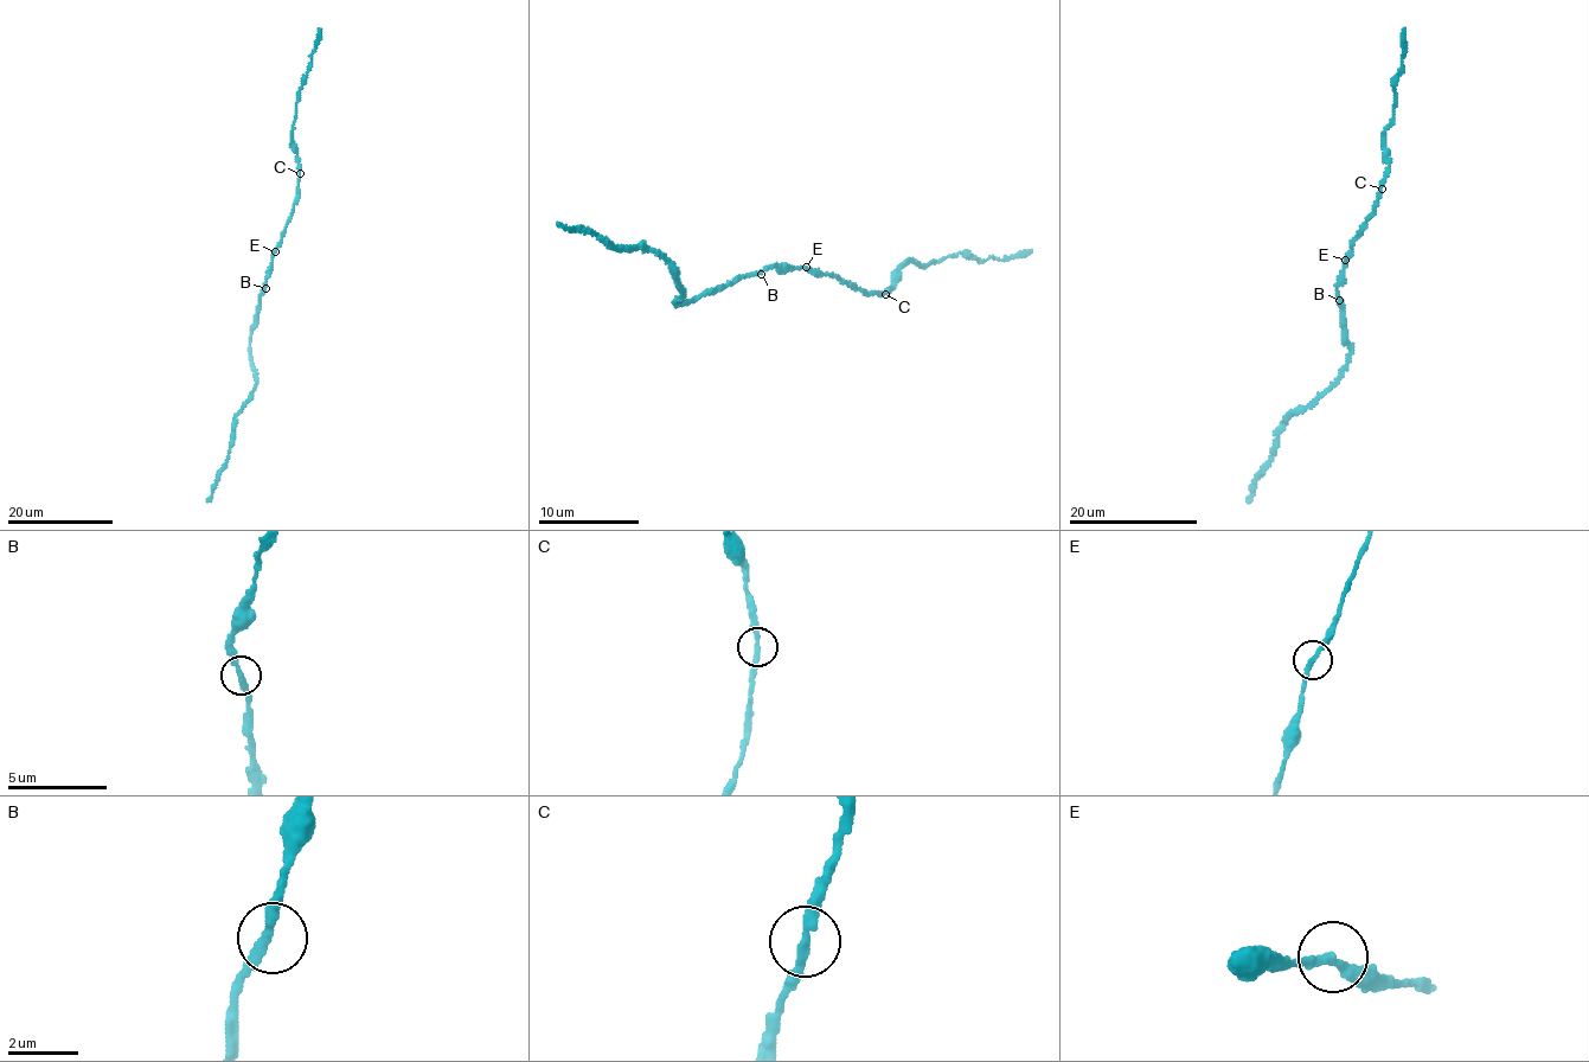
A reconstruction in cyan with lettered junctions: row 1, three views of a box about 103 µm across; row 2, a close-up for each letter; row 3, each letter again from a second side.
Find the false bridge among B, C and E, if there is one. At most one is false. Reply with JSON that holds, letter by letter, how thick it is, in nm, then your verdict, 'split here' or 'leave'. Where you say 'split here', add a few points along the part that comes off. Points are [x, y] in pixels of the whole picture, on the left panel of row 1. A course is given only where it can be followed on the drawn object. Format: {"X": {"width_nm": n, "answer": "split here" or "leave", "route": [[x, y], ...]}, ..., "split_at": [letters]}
{"B": {"width_nm": 280, "answer": "leave"}, "C": {"width_nm": 280, "answer": "leave"}, "E": {"width_nm": 260, "answer": "leave"}, "split_at": []}

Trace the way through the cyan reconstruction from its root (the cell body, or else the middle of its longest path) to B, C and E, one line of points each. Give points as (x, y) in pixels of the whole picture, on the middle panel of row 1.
B: (786, 270), (776, 266), (761, 274)
C: (786, 270), (803, 267), (824, 275), (832, 273), (866, 294), (885, 293)
E: (786, 270), (806, 267)

